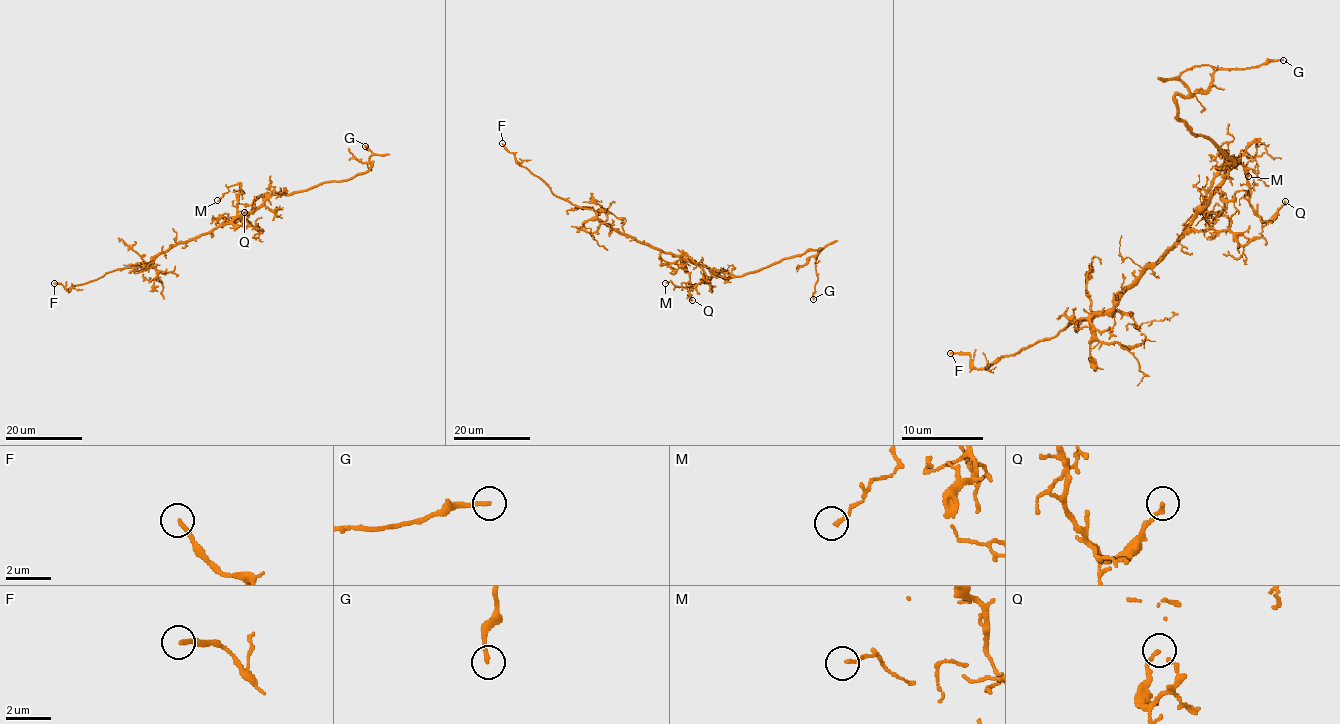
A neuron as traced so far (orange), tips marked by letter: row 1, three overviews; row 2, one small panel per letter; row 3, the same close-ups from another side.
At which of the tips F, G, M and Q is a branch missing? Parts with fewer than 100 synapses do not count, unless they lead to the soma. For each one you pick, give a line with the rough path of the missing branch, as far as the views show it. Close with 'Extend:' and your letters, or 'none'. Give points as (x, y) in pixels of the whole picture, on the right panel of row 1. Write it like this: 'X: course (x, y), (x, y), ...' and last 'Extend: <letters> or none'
F: course (950, 353), (932, 357), (957, 353), (981, 359), (993, 357), (1012, 363), (1016, 359), (1014, 355)
Extend: F

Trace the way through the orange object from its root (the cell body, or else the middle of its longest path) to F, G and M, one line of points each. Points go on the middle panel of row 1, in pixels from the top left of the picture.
F: (680, 257), (619, 234), (602, 222), (592, 209), (579, 208), (557, 197), (544, 182), (521, 166), (502, 143)
G: (680, 257), (707, 265), (718, 276), (733, 278), (820, 248), (815, 259), (817, 282), (813, 299)
M: (680, 257), (689, 274), (689, 285), (676, 286), (671, 281), (665, 283)

